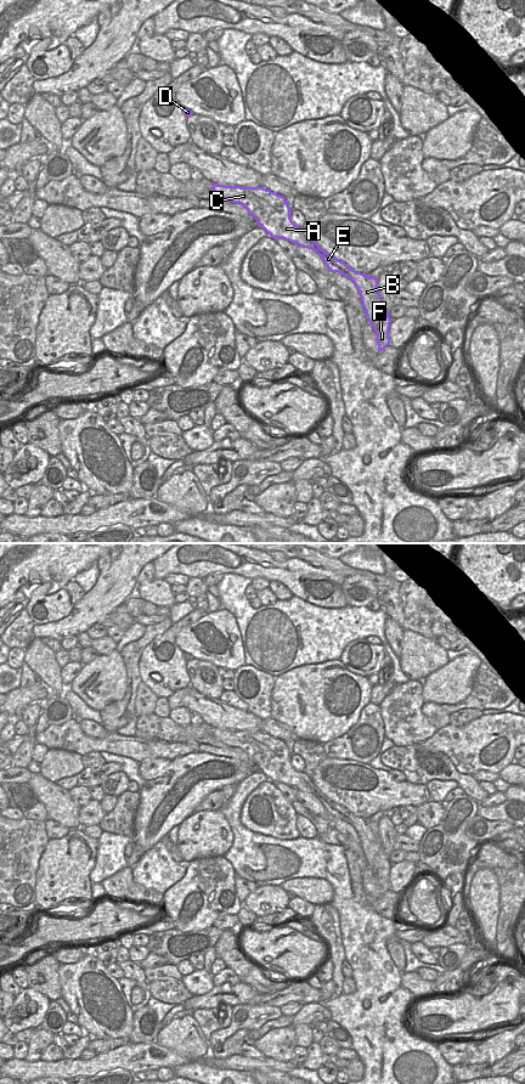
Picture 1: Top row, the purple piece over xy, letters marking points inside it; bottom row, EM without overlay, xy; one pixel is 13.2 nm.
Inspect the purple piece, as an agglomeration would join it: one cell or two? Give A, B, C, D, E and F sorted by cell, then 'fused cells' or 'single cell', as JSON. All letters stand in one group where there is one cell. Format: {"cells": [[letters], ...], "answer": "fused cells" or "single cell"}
{"cells": [["A", "B", "C", "D", "E"], ["F"]], "answer": "fused cells"}

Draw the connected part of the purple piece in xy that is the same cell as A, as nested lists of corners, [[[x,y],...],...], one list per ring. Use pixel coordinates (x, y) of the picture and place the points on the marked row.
[[[213,184],[211,192],[216,196],[242,204],[258,225],[272,238],[283,238],[297,245],[316,252],[331,272],[338,272],[351,280],[356,286],[368,322],[374,324],[376,309],[380,316],[389,315],[382,301],[379,288],[373,288],[366,275],[356,272],[348,264],[326,253],[305,227],[298,227],[290,219],[292,209],[286,198],[264,187],[241,187]]]

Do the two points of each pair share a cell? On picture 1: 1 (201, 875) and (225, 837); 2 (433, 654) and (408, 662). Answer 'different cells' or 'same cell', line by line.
1: different cells
2: same cell

